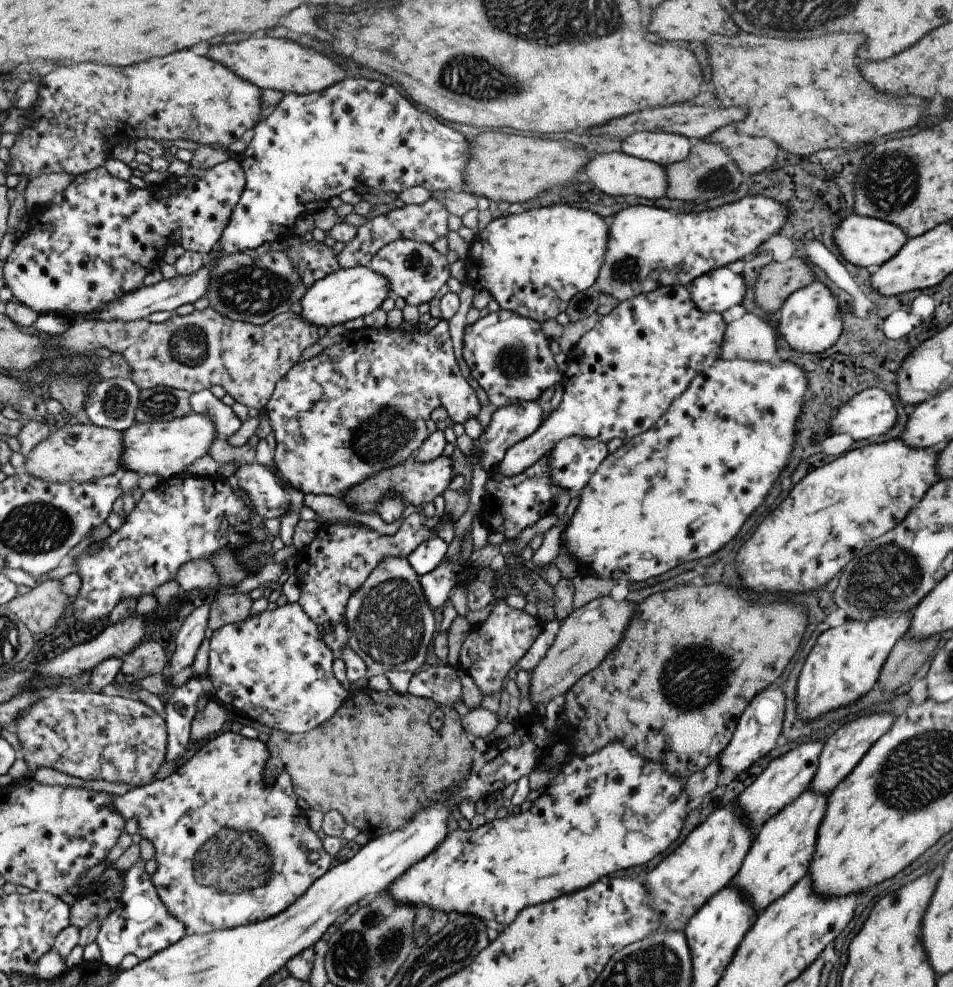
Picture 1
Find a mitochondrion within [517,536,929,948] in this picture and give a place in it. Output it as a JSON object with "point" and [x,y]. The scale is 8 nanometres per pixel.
{"point":[890,573]}

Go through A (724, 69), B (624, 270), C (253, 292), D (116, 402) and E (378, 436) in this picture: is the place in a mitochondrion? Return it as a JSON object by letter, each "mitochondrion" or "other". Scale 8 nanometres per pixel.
{"A":"other","B":"mitochondrion","C":"mitochondrion","D":"mitochondrion","E":"mitochondrion"}

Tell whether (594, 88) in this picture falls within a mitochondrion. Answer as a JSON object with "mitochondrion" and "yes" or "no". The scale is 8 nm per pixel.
{"mitochondrion":"no"}

